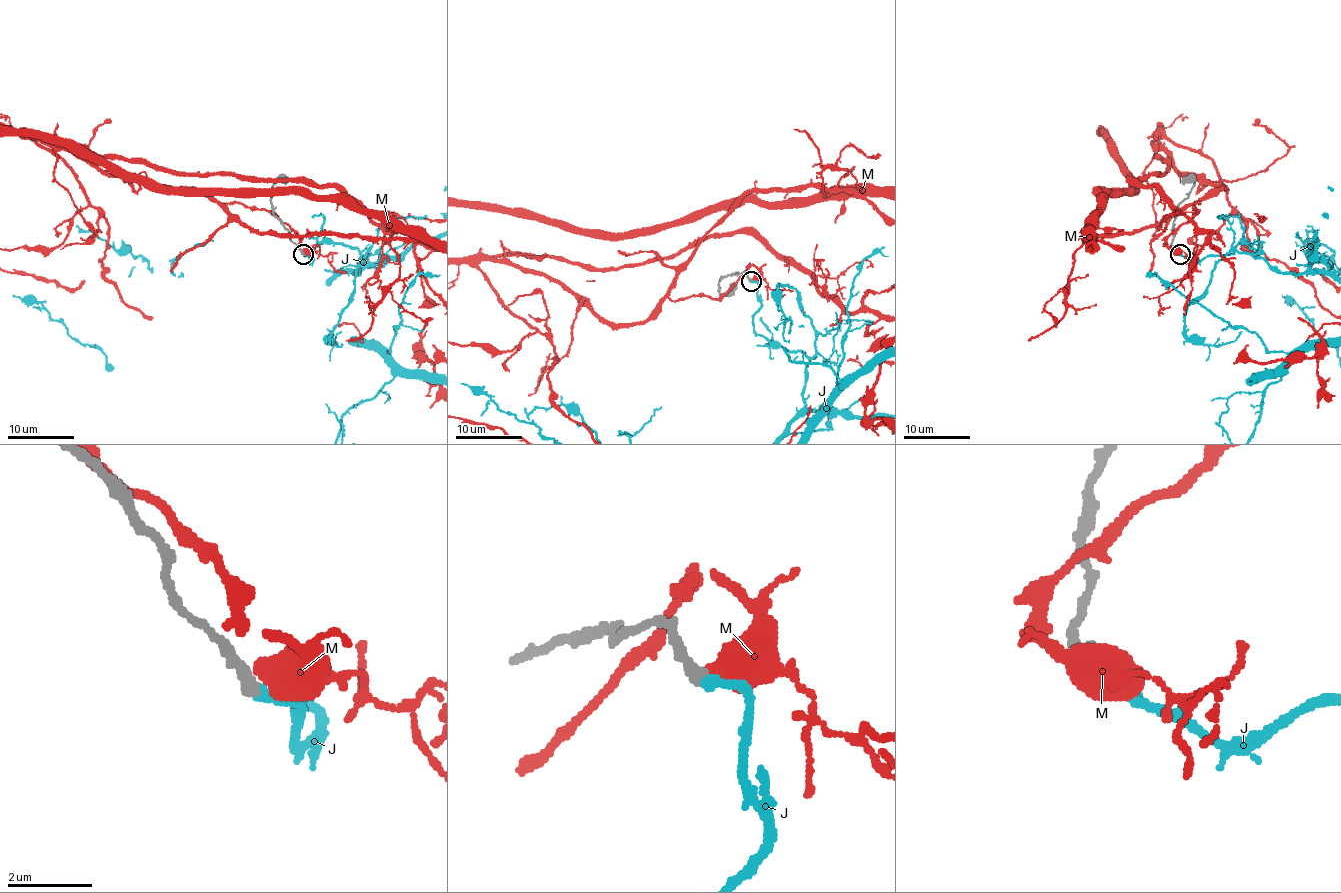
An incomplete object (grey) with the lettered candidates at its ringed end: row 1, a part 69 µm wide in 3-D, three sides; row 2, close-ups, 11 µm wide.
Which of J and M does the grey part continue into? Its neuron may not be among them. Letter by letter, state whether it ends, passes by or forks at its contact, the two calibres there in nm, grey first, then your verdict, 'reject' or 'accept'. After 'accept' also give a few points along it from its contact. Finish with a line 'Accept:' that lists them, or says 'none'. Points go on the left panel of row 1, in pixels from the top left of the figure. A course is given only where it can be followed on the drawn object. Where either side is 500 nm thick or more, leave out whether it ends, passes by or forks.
J: it ends there; 320 nm thick on the grey side, 240 nm on the other; accept
M: 360 nm thick on the grey side, 650 nm on the other; reject
Accept: J

